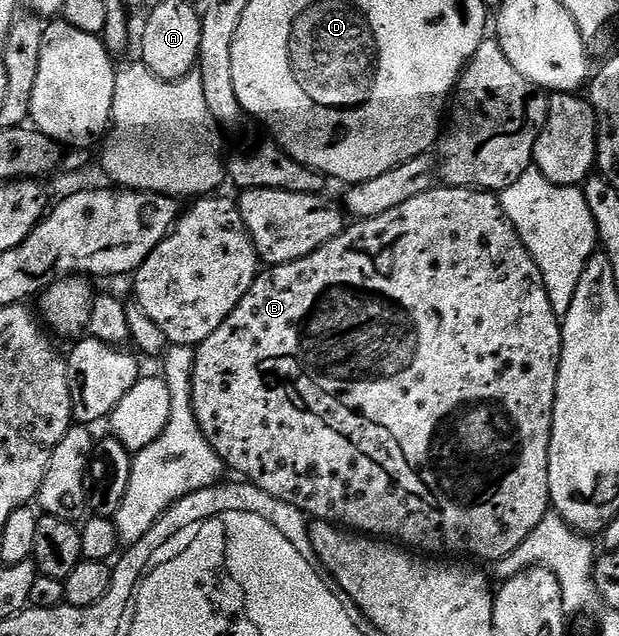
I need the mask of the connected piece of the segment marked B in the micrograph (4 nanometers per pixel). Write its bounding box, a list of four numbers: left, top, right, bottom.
[191,186,562,562]

